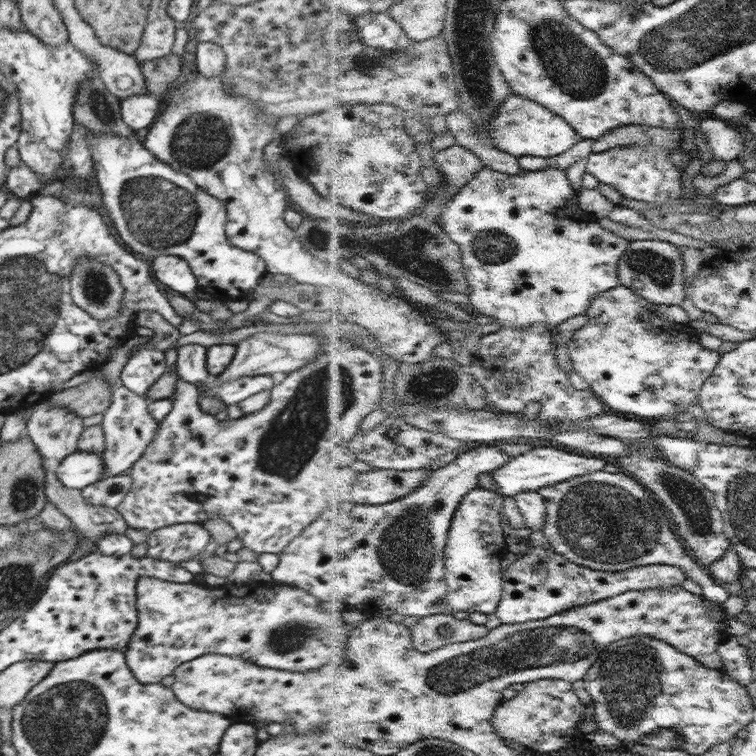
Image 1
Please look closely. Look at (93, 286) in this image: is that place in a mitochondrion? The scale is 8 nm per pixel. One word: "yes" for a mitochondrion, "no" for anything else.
yes

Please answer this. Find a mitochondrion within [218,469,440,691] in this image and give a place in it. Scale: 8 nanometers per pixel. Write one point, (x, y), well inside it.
(292, 636)

